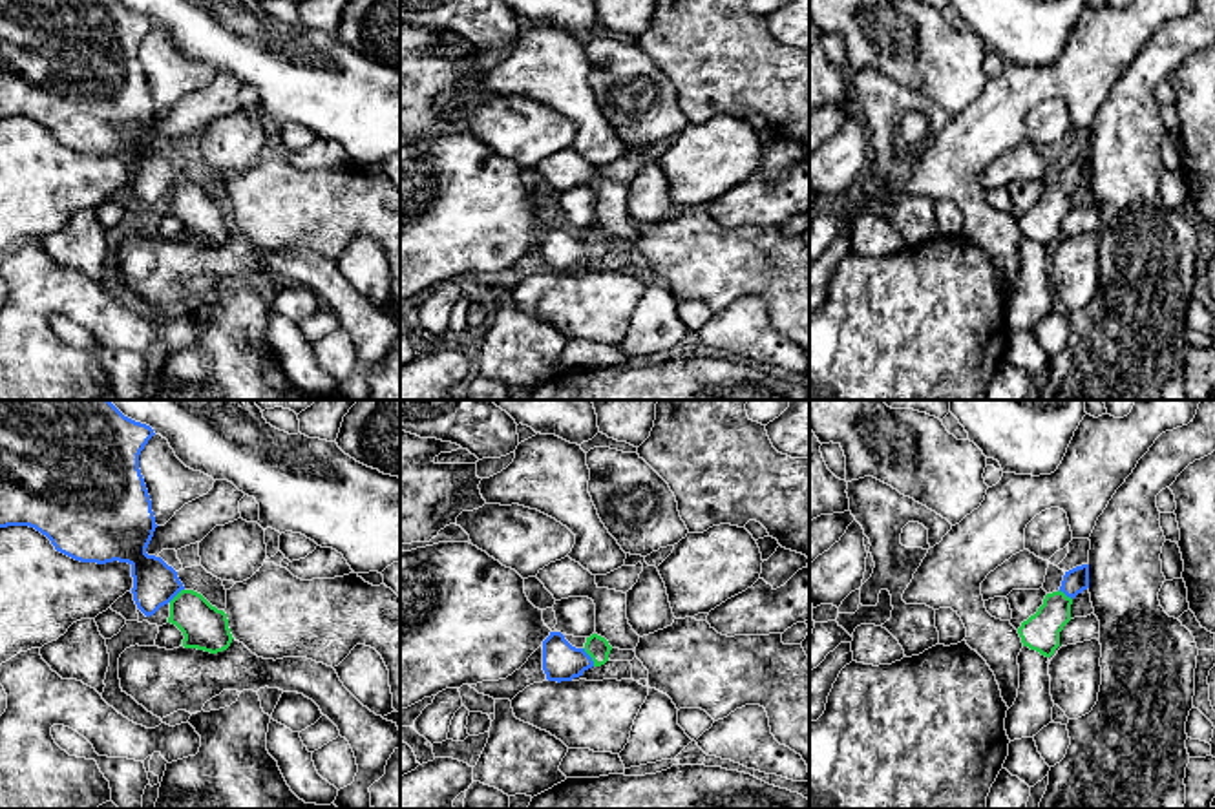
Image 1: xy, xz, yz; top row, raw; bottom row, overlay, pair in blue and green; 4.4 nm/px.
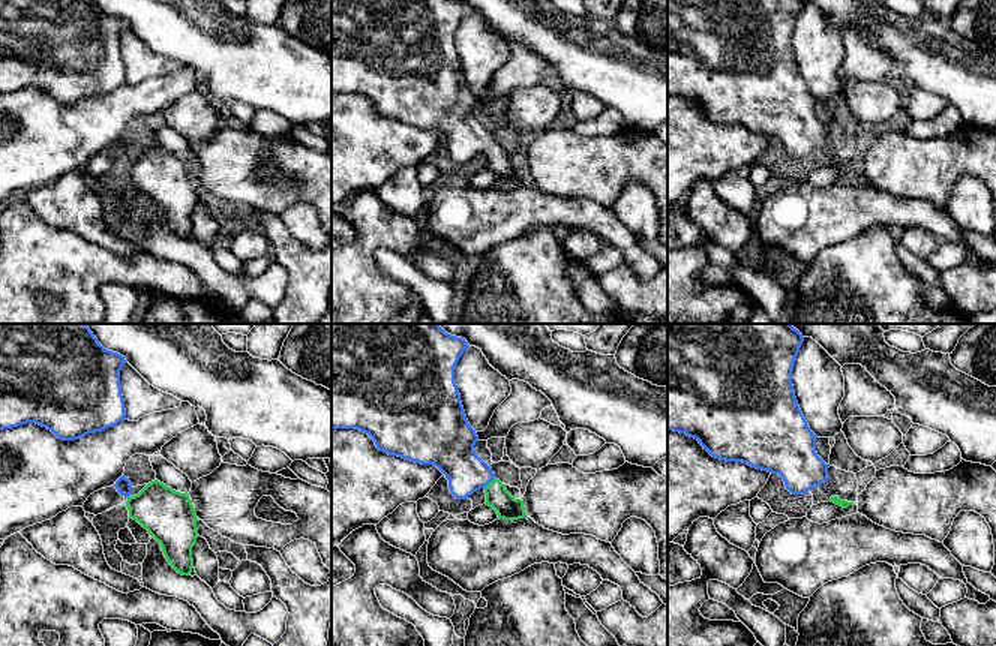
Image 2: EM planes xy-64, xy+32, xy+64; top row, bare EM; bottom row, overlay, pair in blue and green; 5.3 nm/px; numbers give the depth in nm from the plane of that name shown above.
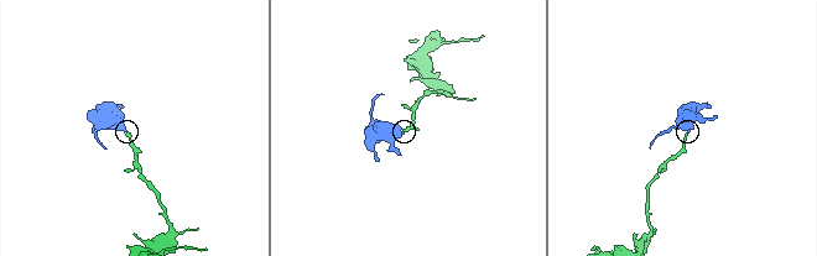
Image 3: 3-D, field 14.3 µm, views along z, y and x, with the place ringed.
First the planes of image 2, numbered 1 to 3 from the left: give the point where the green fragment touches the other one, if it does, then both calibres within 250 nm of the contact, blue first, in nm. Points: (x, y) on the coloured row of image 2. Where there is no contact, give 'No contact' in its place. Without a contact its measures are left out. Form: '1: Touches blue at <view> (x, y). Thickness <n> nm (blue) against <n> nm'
1: No contact
2: Touches blue at xy+32 (489, 481). Thickness 220 nm (blue) against 130 nm
3: No contact

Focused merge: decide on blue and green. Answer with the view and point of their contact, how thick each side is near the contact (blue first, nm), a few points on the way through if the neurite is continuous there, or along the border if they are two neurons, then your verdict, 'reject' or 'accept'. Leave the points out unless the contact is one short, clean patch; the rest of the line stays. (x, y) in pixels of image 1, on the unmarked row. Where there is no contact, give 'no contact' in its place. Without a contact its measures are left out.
contact xz (591, 249); calibres 170 and 100 nm; way xz (561, 252), (591, 249), (596, 238); accept

